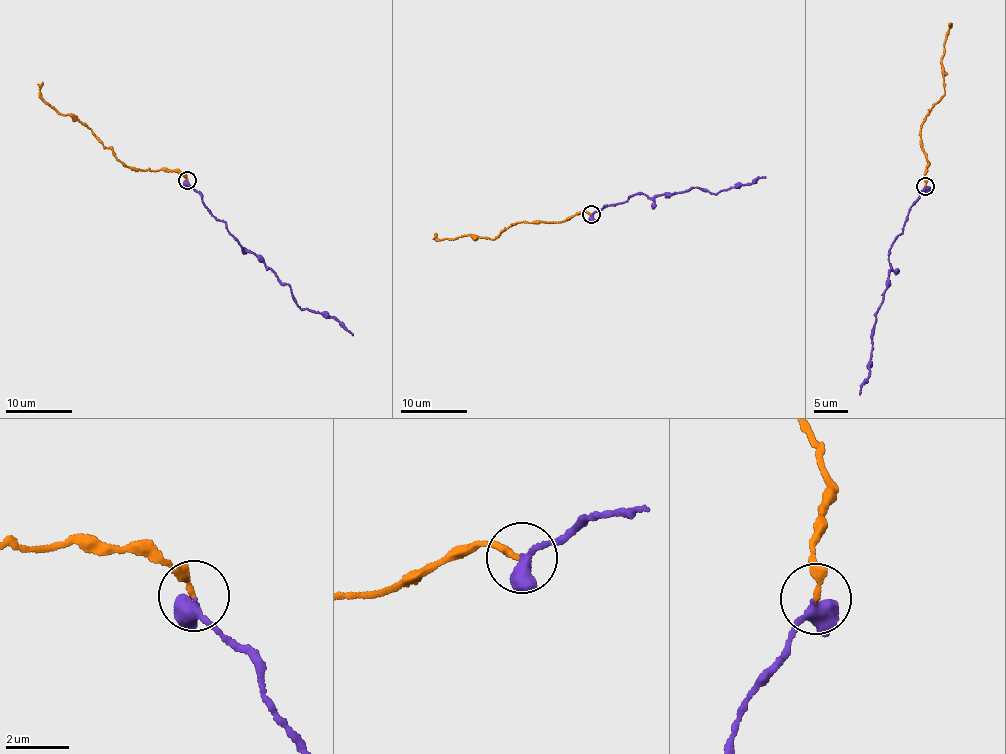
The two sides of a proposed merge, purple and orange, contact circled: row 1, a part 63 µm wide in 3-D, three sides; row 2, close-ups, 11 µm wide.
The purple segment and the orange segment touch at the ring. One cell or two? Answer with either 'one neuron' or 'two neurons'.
one neuron

